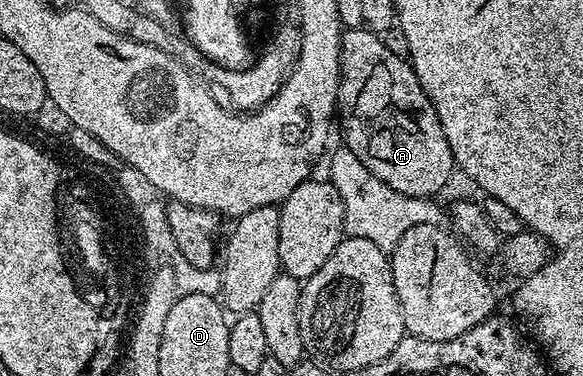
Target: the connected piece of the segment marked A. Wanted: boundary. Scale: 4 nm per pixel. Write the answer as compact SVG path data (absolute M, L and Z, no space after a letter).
M364 26L345 28L341 34L341 81L336 115L339 117L339 128L341 124L341 132L345 135L344 147L350 148L355 158L359 158L359 162L375 174L375 178L383 178L383 182L387 182L391 190L399 190L399 194L436 197L436 192L455 173L447 134L443 134L439 114L435 114L435 106L431 106L423 86L419 86L412 64L404 56L391 54L384 39Z

